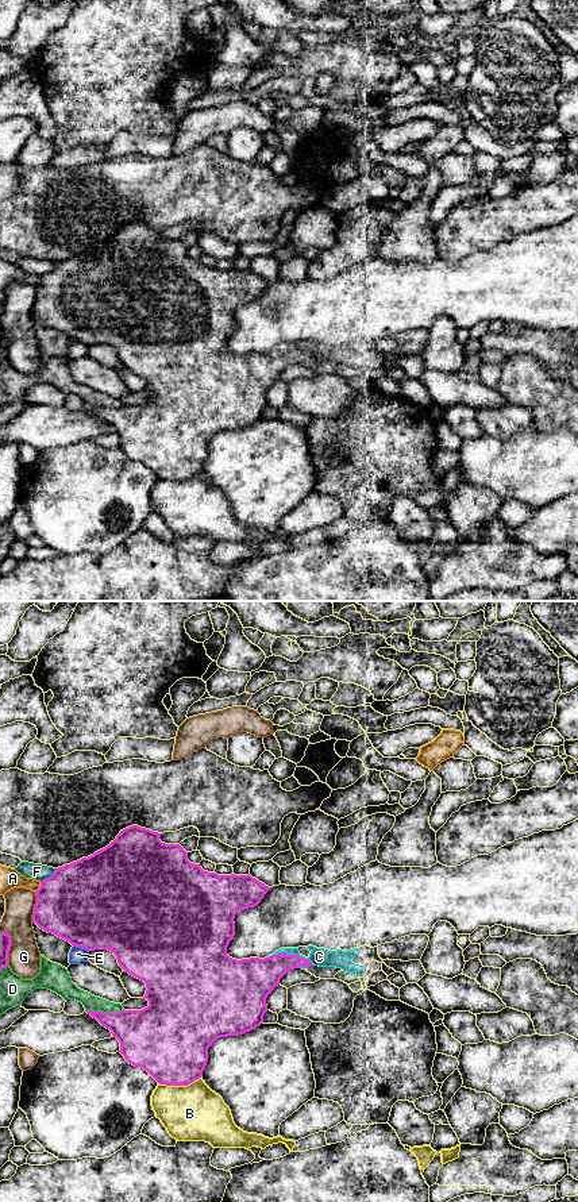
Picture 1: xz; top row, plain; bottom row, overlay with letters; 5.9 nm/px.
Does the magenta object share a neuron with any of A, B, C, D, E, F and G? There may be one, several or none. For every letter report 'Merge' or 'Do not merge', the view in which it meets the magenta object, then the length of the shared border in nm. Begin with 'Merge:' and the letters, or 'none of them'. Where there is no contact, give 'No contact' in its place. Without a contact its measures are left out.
Merge: none of them
A: Do not merge. Touches magenta in xz. Shared border 70 nm
B: Do not merge. Touches magenta in xz. Shared border 260 nm
C: Do not merge. Touches magenta in xz. Shared border 280 nm
D: Do not merge. Touches magenta in xz. Shared border 240 nm
E: Do not merge. Touches magenta in xz. Shared border 100 nm
F: Do not merge. Touches magenta in xz. Shared border 130 nm
G: Do not merge. Touches magenta in xz. Shared border 220 nm

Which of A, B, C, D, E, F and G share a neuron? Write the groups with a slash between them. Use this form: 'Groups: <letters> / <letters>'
Groups: A / B / C / D / E / F / G

